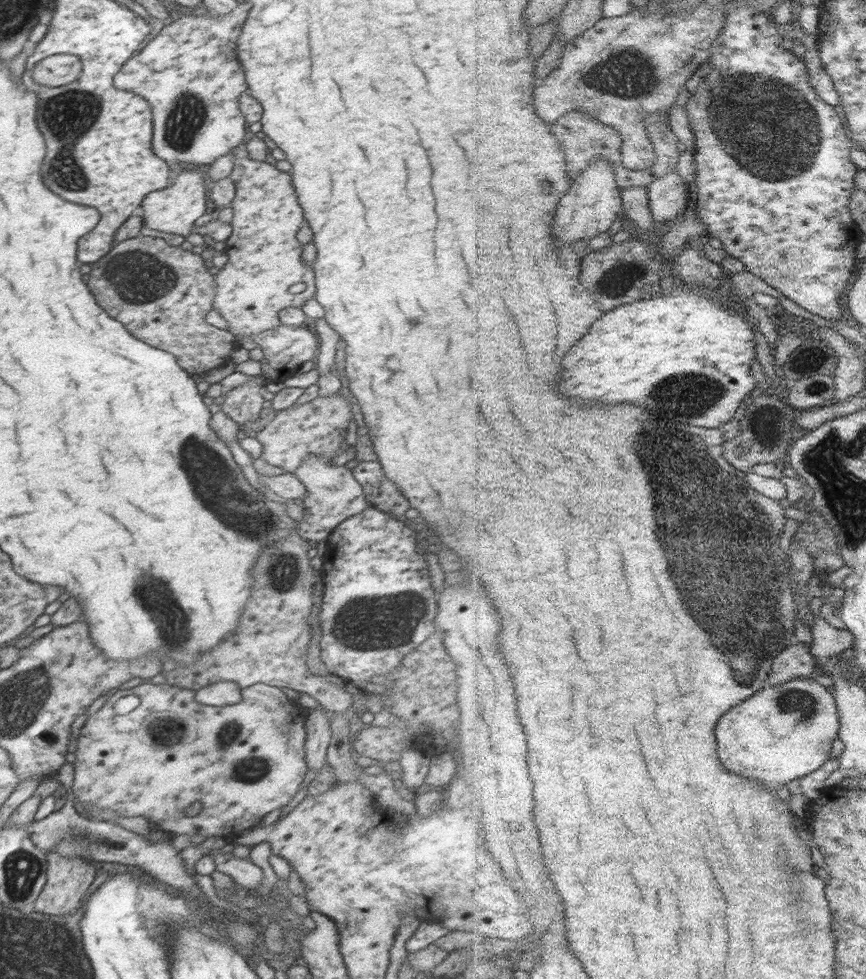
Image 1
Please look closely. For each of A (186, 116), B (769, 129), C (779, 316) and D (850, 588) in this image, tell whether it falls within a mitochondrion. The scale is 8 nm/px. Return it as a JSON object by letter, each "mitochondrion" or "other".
{"A":"mitochondrion","B":"mitochondrion","C":"other","D":"other"}

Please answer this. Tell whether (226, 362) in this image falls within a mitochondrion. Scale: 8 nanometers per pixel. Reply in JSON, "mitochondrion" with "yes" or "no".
{"mitochondrion":"no"}

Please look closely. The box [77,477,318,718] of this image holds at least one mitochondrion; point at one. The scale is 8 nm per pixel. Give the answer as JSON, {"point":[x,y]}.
{"point":[154,592]}

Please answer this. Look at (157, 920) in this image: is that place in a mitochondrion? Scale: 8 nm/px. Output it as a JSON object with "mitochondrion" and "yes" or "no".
{"mitochondrion":"yes"}

